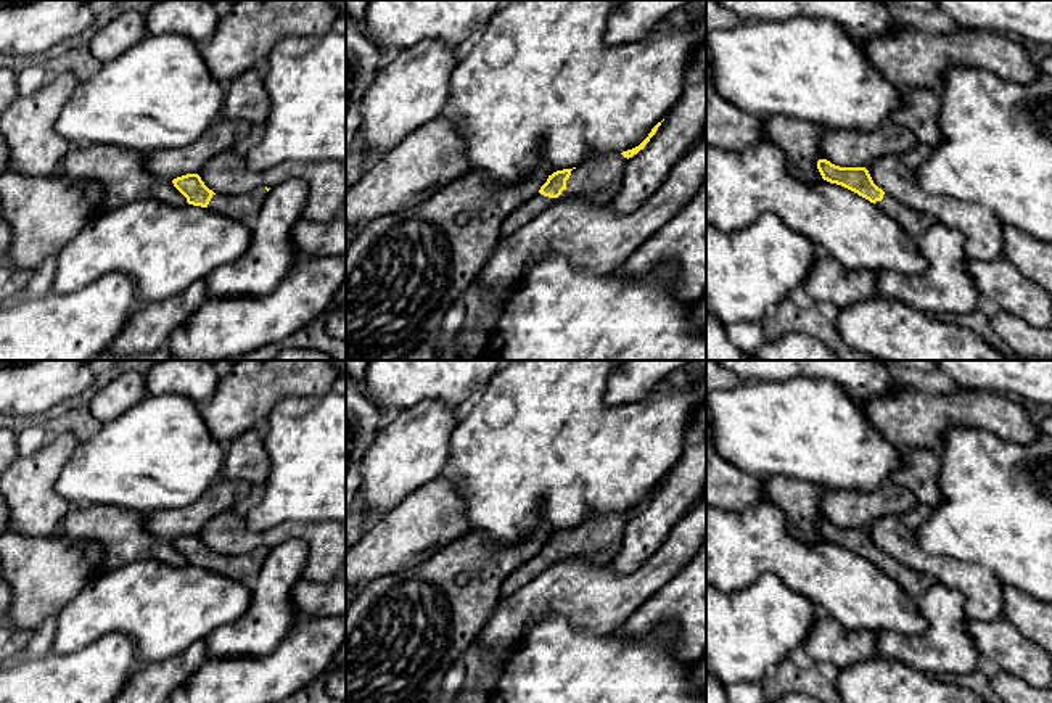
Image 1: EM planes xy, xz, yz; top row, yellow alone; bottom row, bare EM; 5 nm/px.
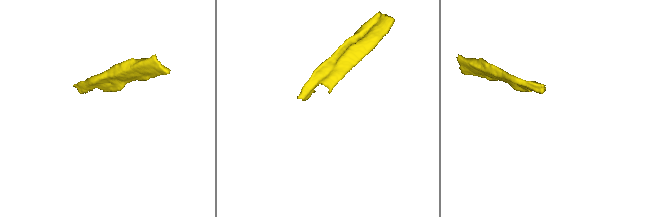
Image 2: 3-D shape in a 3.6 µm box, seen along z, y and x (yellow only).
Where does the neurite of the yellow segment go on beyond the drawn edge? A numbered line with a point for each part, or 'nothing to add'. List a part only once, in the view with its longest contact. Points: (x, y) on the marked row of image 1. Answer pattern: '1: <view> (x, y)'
1: xz (597, 177)

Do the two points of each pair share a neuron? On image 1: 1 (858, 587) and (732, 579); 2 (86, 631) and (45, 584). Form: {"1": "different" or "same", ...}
{"1": "same", "2": "different"}

